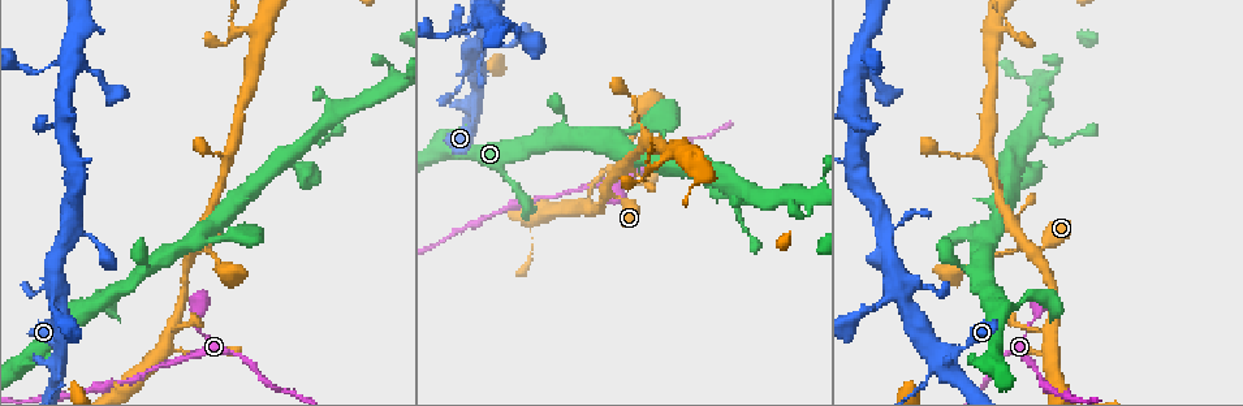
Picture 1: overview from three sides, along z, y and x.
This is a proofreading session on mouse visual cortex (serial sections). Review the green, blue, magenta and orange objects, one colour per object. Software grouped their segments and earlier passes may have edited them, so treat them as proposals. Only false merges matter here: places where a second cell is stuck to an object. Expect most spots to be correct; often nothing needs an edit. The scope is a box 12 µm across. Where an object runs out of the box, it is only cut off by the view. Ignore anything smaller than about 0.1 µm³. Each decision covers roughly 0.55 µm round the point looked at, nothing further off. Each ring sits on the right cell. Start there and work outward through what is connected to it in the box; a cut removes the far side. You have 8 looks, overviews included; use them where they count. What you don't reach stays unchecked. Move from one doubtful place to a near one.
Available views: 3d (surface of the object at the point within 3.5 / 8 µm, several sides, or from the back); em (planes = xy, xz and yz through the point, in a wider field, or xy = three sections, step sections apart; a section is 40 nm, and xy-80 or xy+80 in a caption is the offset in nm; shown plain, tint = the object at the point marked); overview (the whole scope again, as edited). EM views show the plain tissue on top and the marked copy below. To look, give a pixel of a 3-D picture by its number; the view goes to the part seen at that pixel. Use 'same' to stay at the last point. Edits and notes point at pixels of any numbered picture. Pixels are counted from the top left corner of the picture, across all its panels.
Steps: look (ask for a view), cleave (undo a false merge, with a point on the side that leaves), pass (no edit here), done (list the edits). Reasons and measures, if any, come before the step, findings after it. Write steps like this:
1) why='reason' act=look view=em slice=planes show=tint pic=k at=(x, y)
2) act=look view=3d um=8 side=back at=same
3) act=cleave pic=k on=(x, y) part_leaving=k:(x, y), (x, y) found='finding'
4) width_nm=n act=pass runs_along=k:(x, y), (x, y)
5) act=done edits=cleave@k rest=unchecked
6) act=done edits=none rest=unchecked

why='four or more arms meet' act=look view=3d um=3.5 pic=1 at=(953, 355)

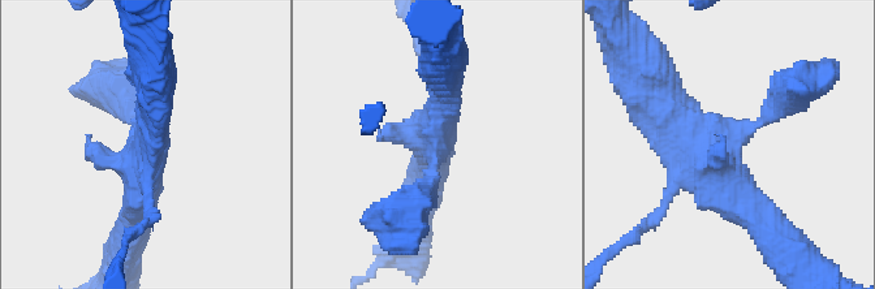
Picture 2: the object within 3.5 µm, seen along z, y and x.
act=look view=em slice=planes show=tint pic=2 at=(727, 142)

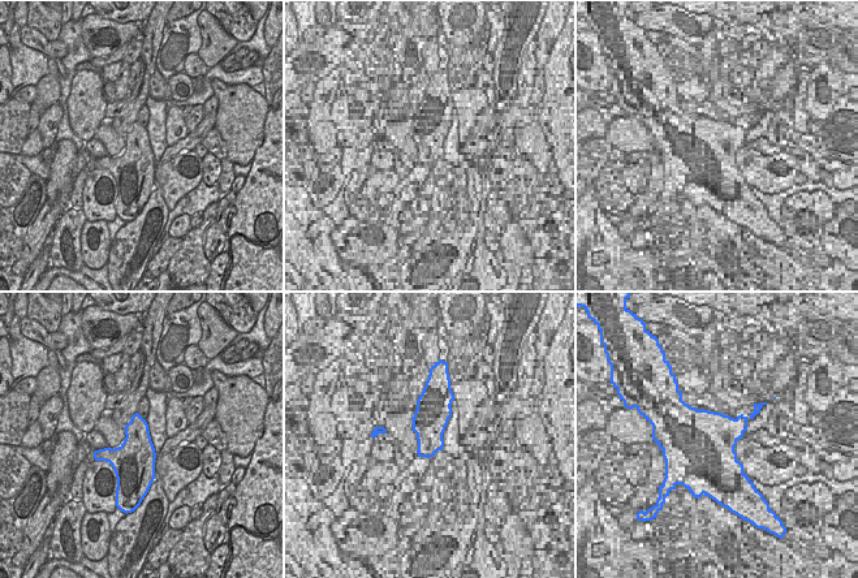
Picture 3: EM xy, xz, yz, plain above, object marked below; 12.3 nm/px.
act=pass runs_along=2:(413, 203), (434, 180), (445, 73) found='all the same cell'

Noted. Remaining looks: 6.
why='thin neck' act=look view=em slice=xy step=2 show=tint pic=1 at=(873, 71)

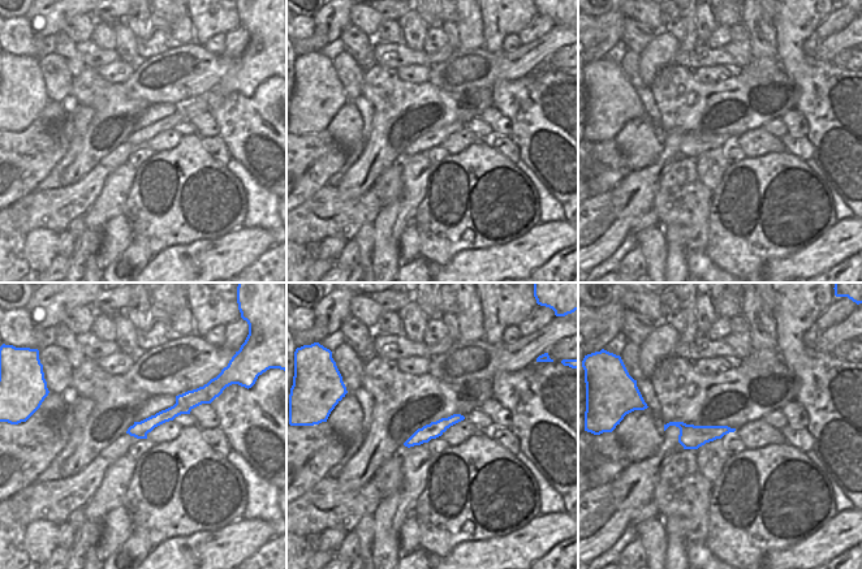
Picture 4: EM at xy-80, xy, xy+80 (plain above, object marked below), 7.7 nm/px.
act=look view=3d um=3.5 at=same

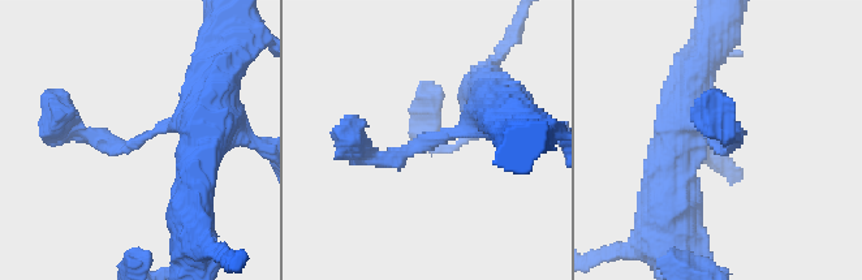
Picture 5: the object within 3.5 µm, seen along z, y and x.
arm_widths_nm=200,500 act=pass runs_along=4:(198, 393), (169, 414), (132, 431) found='all the same cell'

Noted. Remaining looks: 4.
why='narrows sharply' act=look view=3d um=3.5 pic=1 at=(1031, 322)

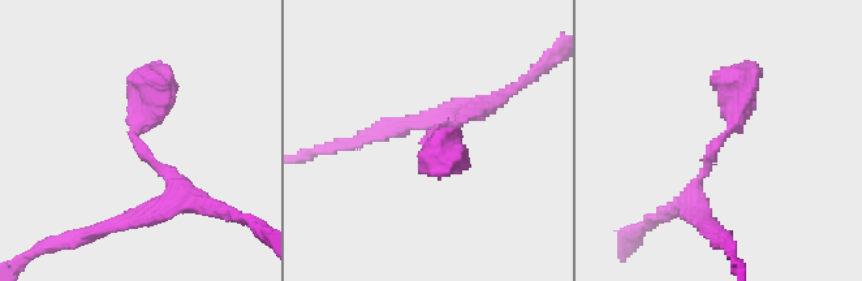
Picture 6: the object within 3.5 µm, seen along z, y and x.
act=look view=em slice=xy step=5 show=tint pic=6 at=(725, 139)

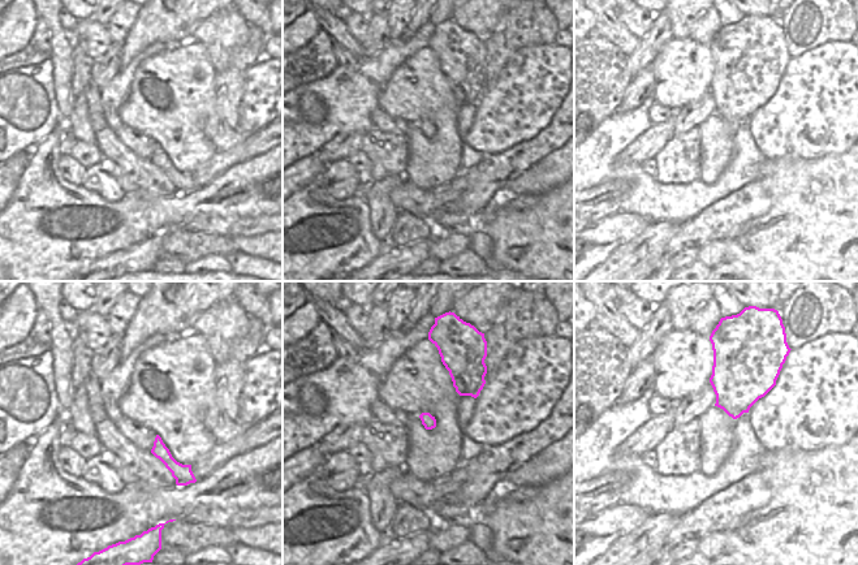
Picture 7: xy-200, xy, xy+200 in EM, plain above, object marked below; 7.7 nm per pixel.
width_nm=100 act=pass runs_along=6:(692, 197), (758, 69) found='all the same cell'

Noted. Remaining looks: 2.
act=done edits=none rest=unchecked

